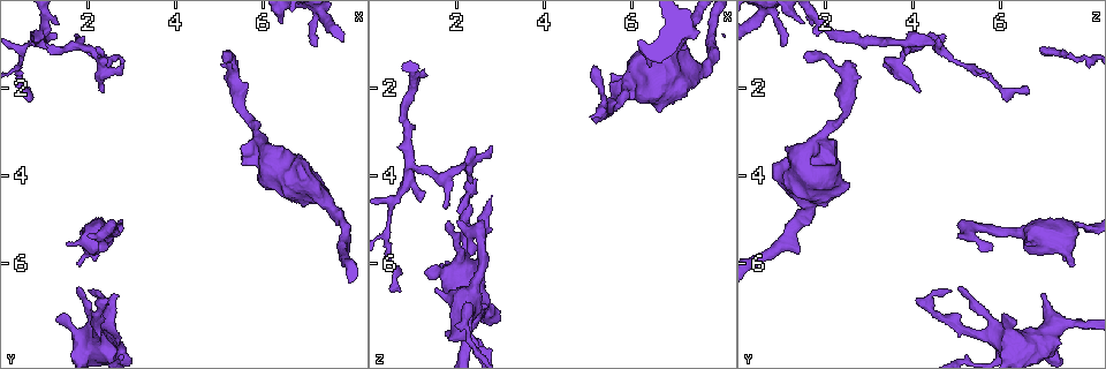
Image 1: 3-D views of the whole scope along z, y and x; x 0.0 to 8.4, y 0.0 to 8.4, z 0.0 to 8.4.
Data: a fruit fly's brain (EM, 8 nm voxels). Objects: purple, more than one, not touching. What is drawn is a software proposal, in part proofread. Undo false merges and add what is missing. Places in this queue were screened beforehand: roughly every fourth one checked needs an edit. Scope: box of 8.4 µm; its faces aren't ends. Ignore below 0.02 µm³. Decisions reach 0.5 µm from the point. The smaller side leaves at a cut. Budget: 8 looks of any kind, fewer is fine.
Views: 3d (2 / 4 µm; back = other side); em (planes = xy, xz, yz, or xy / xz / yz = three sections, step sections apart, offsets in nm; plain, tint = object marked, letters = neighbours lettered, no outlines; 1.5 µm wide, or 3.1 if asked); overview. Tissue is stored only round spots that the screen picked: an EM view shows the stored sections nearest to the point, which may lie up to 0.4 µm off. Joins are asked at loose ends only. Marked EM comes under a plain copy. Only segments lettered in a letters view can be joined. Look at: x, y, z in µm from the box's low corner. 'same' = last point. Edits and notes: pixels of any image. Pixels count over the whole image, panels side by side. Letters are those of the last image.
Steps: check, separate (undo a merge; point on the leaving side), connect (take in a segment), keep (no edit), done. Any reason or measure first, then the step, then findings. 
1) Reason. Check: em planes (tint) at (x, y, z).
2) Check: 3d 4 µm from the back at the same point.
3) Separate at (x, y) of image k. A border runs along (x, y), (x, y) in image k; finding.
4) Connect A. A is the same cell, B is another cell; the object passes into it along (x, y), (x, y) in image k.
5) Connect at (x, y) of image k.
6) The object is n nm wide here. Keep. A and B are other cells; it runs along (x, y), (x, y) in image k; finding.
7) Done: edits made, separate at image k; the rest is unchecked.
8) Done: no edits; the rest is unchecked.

Abrupt turn. Check: em xz step 4 (tint) at (2.55, 5.20, 5.35).

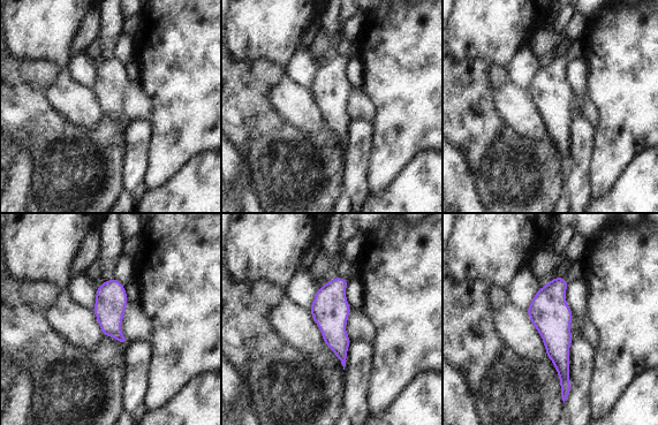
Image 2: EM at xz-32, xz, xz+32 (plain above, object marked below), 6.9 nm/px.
Check: em yz step 8 (letters) at the same point.

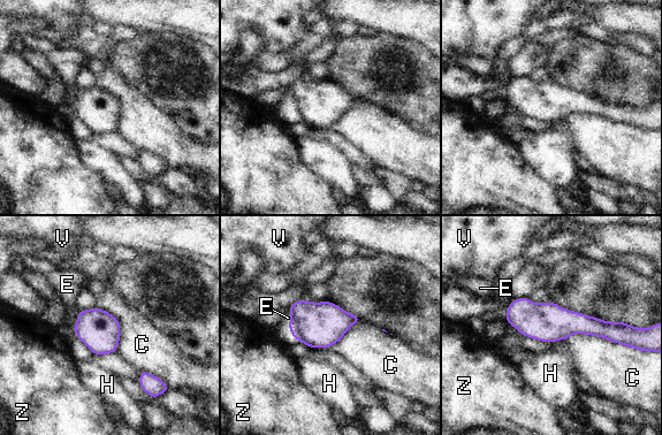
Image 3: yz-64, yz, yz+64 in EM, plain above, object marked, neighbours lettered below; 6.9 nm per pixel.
Keep. C, E, H, V and Z are other cells; a border runs along (563, 338), (546, 342) in image 3; continuous, no second cell.

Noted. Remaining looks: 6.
Free end. Check: 3d 4 µm at (2.75, 1.50, 3.35).

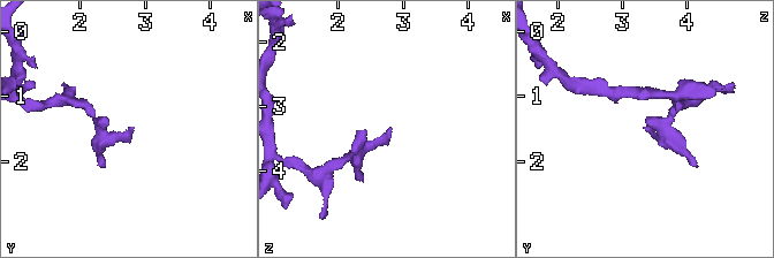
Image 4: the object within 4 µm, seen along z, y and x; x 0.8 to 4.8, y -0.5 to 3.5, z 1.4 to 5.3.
Check: em xz step 4 (tint) at (2.80, 1.50, 3.35).

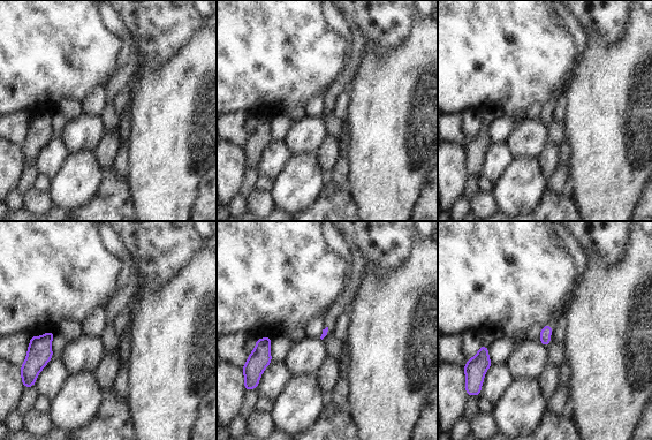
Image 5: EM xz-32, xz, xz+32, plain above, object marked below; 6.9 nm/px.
Check: em planes (letters) at the same point.

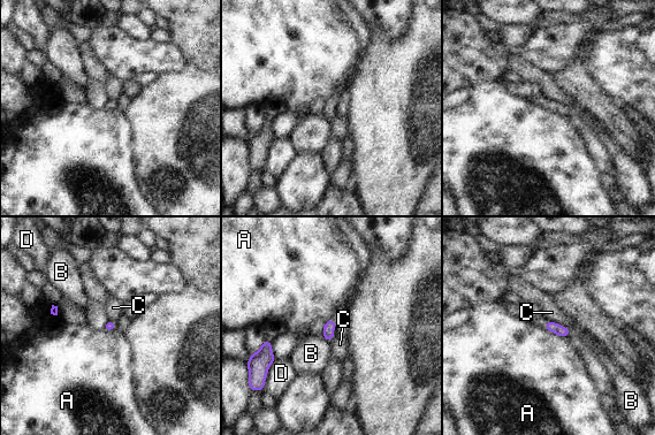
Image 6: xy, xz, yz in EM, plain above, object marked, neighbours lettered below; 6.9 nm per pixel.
Keep. A, B, C and D are other cells; a border runs along (546, 329), (564, 338) in image 6; none of them fits.

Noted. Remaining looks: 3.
An open end. Check: em planes (tint) at (1.20, 0.95, 4.55).

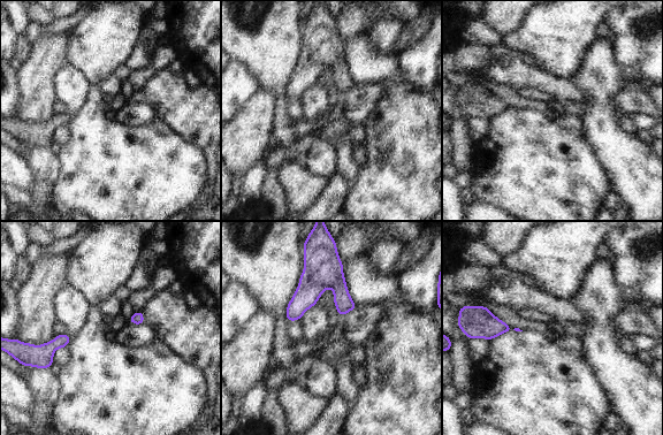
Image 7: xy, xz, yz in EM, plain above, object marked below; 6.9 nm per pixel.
Check: em planes (letters) at the same point.

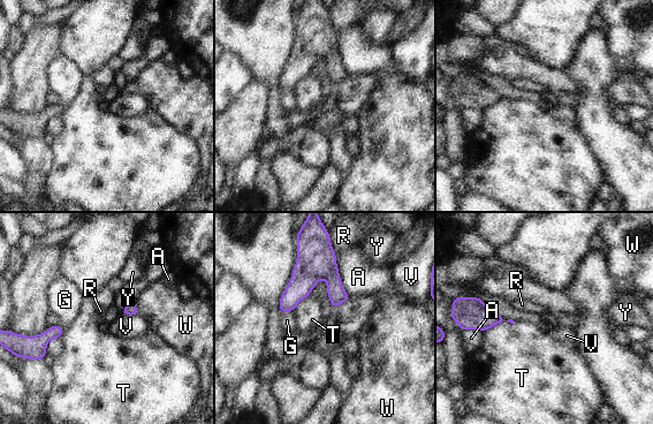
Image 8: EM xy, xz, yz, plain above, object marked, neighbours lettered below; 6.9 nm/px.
Keep. A, G, R, T, V, W and Y are other cells; a border runs along (350, 297), (334, 308) in image 8; none of them fits.

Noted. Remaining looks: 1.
Done: no edits; the rest is unchecked.

